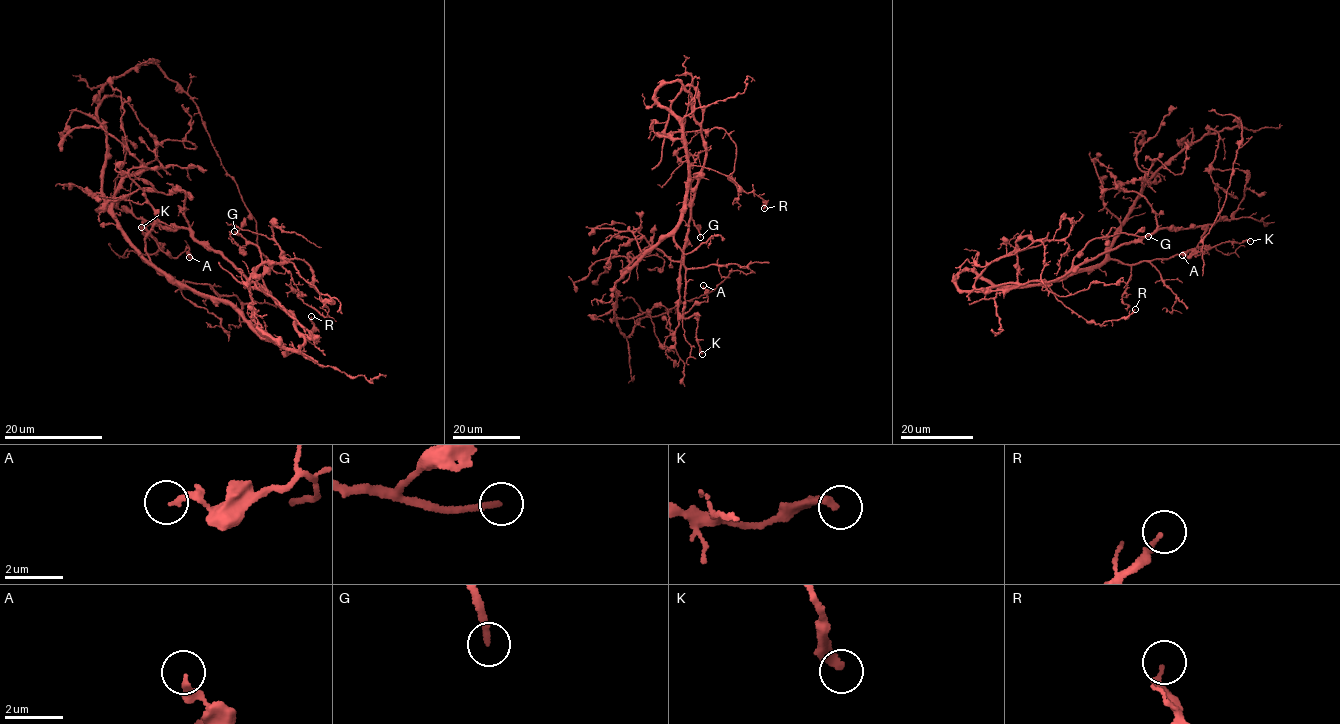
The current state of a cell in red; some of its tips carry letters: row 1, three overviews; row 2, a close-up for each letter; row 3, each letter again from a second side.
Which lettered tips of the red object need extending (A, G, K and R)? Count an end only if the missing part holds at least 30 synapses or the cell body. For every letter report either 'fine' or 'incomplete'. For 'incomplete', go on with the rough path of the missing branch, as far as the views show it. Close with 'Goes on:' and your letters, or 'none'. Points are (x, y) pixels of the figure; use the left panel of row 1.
A: fine
G: fine
K: fine
R: fine
Goes on: none

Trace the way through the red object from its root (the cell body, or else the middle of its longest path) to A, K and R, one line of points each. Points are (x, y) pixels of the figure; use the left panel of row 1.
A: (257, 330), (287, 348), (304, 341), (291, 314), (220, 253), (147, 222), (158, 248), (189, 257)
K: (257, 330), (228, 303), (179, 289), (173, 279), (156, 271), (139, 255), (157, 253), (159, 245), (141, 227)
R: (257, 330), (282, 346), (287, 354), (299, 352), (310, 338), (311, 316)

